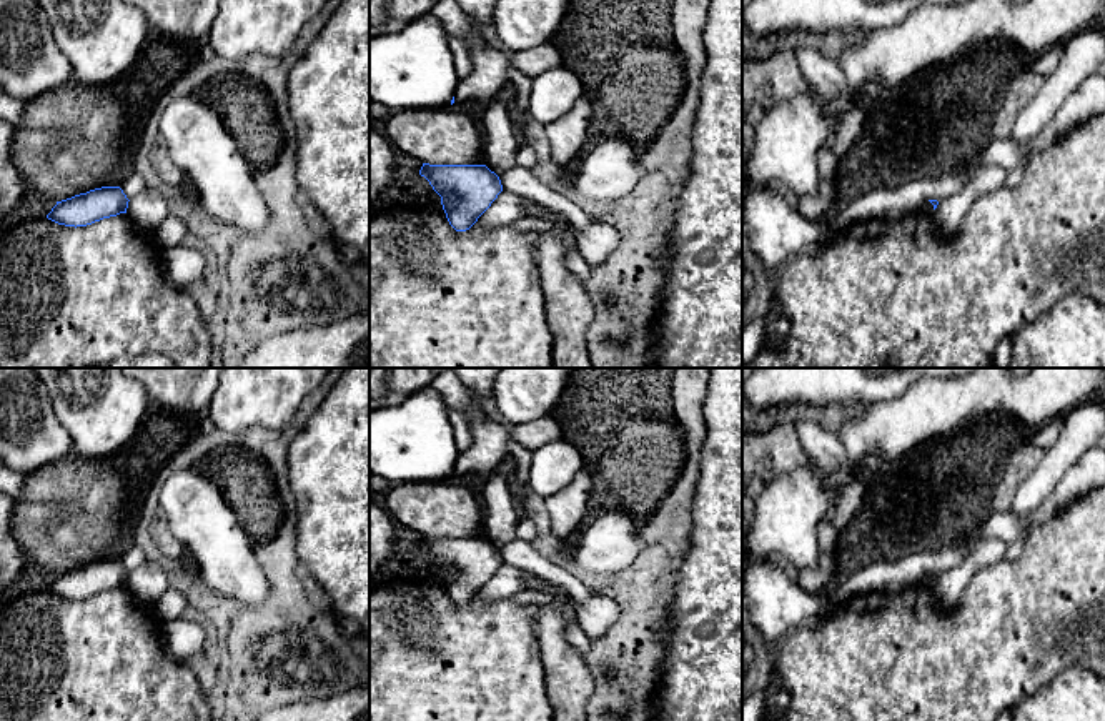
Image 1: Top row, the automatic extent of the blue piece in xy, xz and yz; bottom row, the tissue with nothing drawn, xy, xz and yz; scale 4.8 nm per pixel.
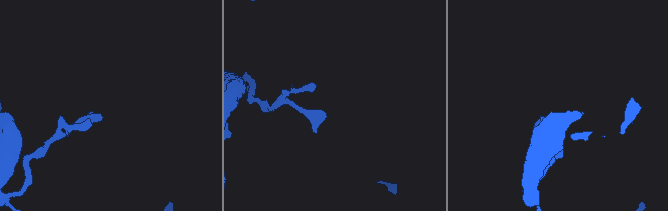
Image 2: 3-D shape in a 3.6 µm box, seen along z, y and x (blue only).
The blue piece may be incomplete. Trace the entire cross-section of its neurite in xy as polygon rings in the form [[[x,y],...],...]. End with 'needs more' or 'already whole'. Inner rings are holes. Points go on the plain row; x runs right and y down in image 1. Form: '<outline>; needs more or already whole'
[[[102,559],[57,574],[47,591],[65,599],[87,599],[126,586],[128,574],[120,559]]]; already whole

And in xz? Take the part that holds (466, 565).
[[[429,538],[419,548],[441,569],[449,598],[469,603],[503,564],[499,549],[486,538]]]; already whole

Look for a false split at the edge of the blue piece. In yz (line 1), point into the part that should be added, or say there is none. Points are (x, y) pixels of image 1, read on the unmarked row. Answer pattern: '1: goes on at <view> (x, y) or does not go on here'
1: does not go on here

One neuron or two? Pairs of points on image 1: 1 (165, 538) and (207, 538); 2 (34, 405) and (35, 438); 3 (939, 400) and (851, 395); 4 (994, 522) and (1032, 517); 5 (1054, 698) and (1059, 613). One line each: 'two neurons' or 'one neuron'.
1: two neurons
2: one neuron
3: two neurons
4: one neuron
5: two neurons

